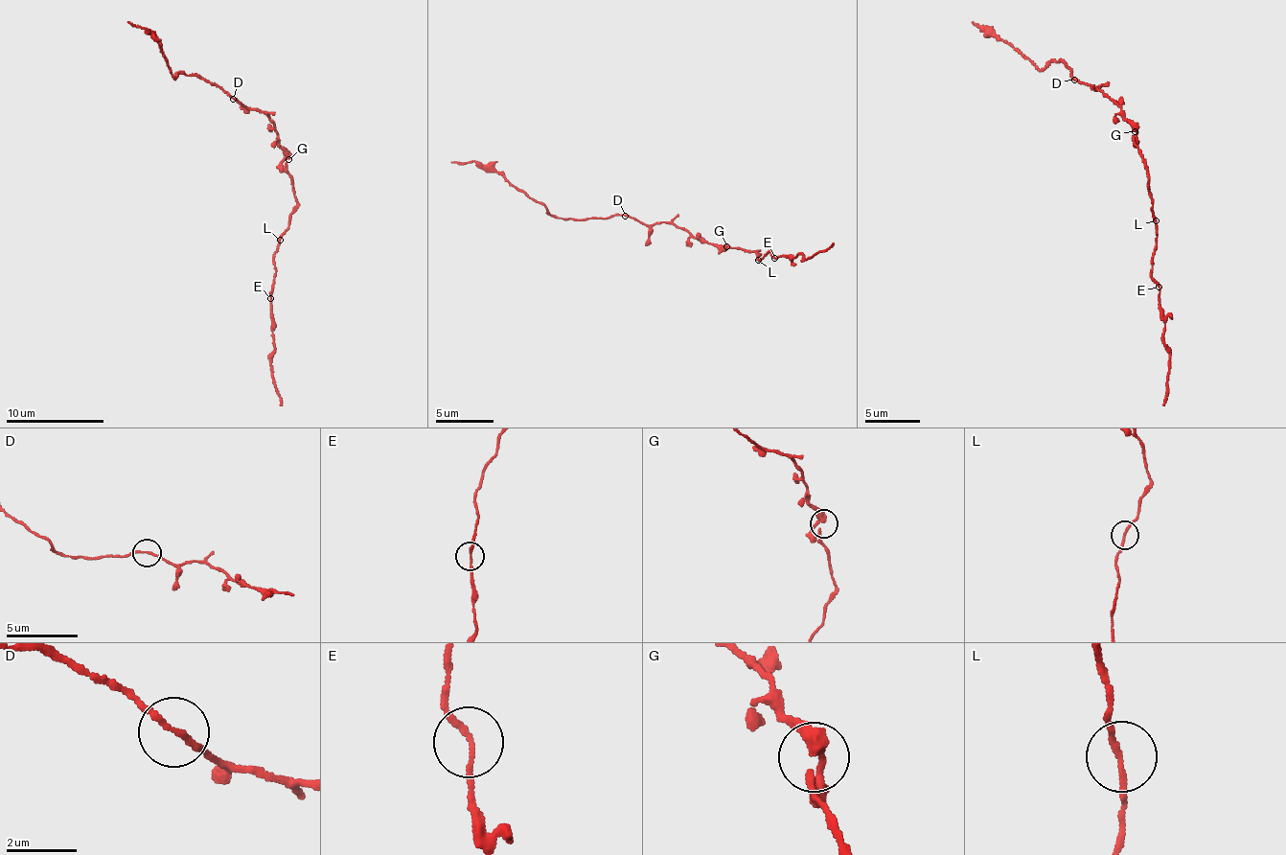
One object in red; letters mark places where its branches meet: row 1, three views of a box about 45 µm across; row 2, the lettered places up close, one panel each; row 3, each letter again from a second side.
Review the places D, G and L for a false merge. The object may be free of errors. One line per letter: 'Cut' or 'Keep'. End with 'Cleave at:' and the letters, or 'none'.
D: Keep
G: Keep
L: Keep
Cleave at: none

